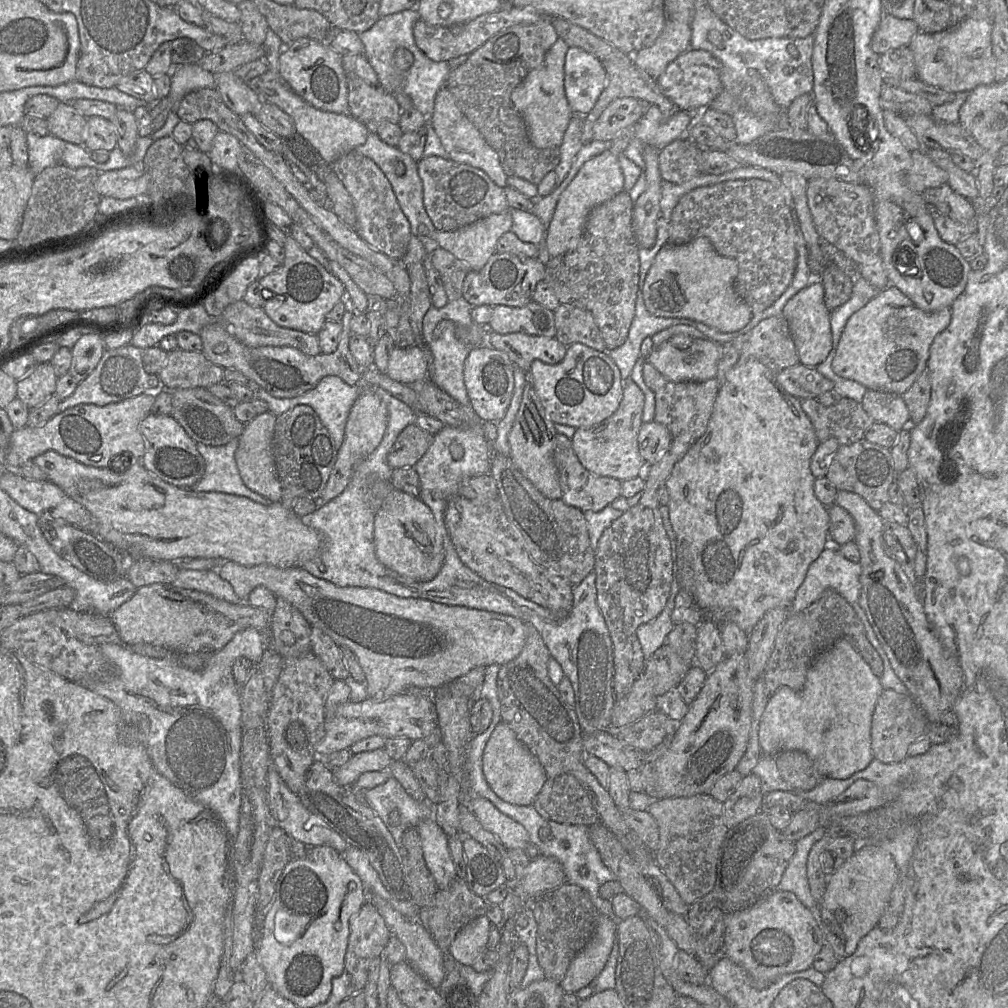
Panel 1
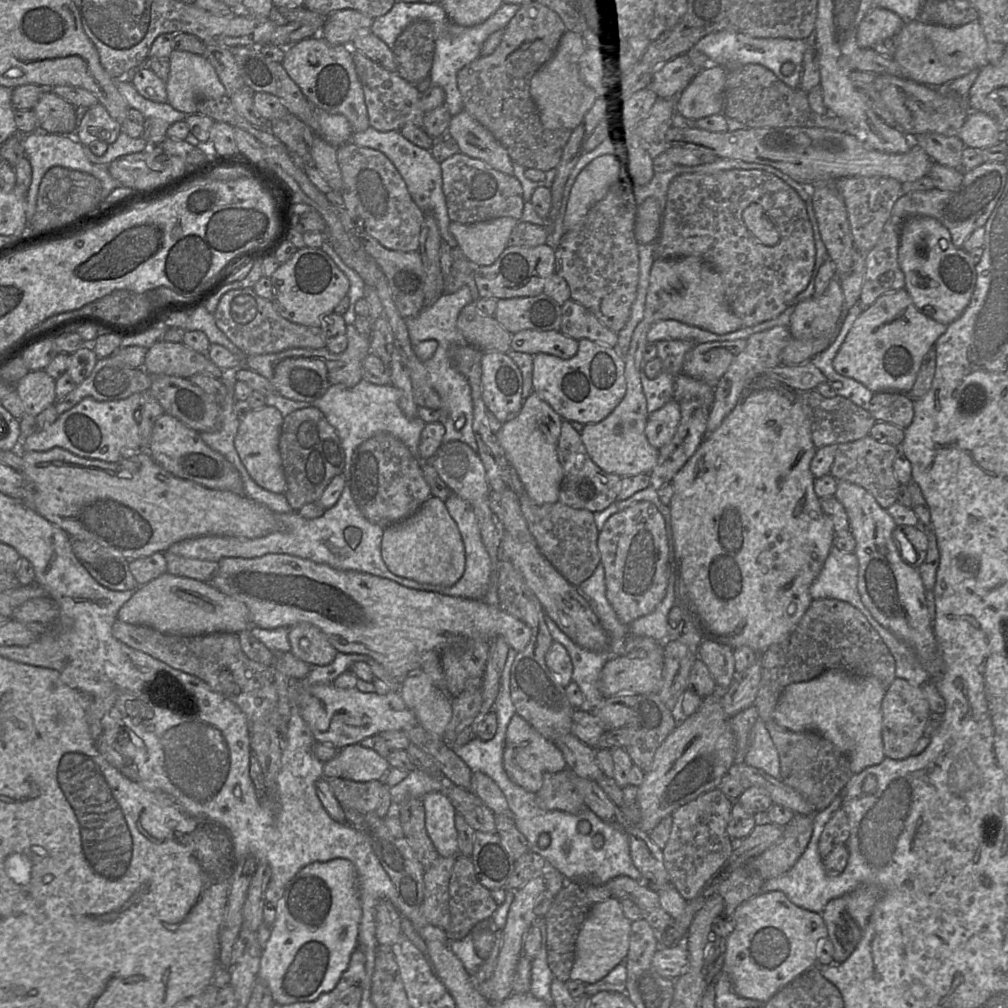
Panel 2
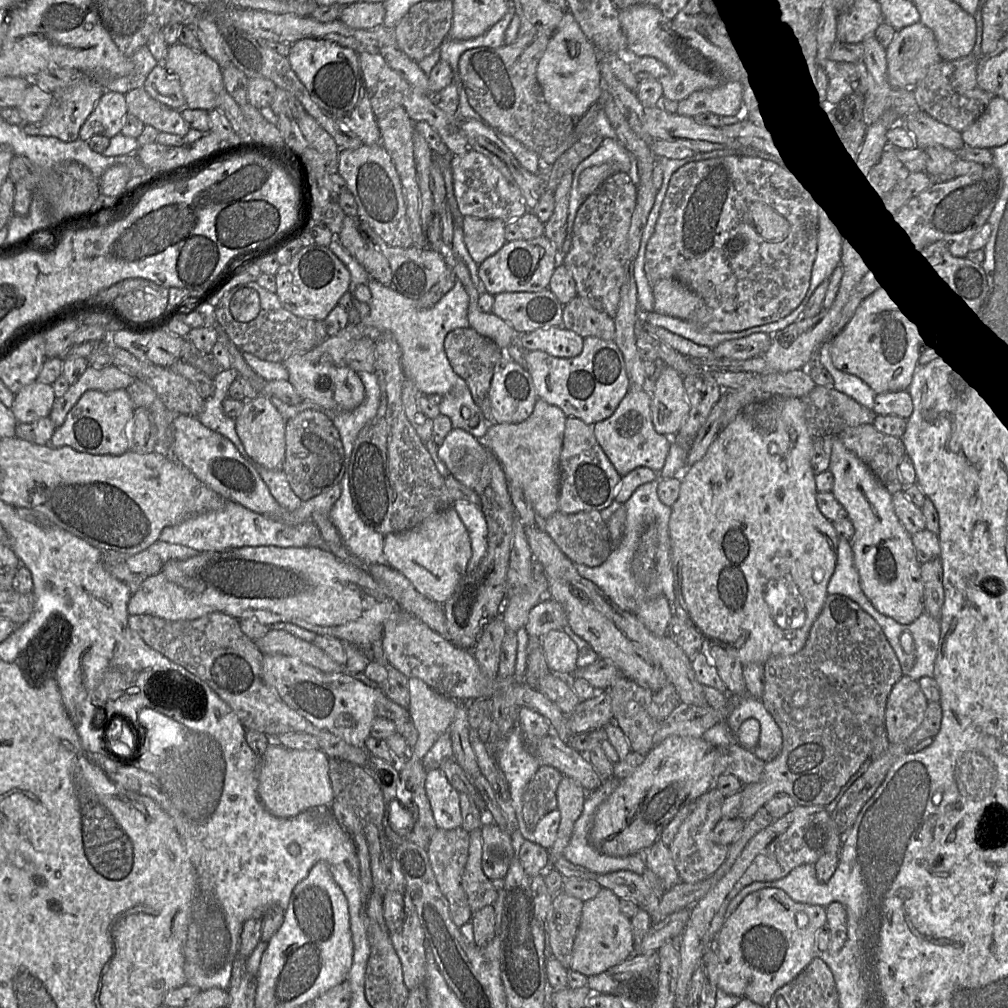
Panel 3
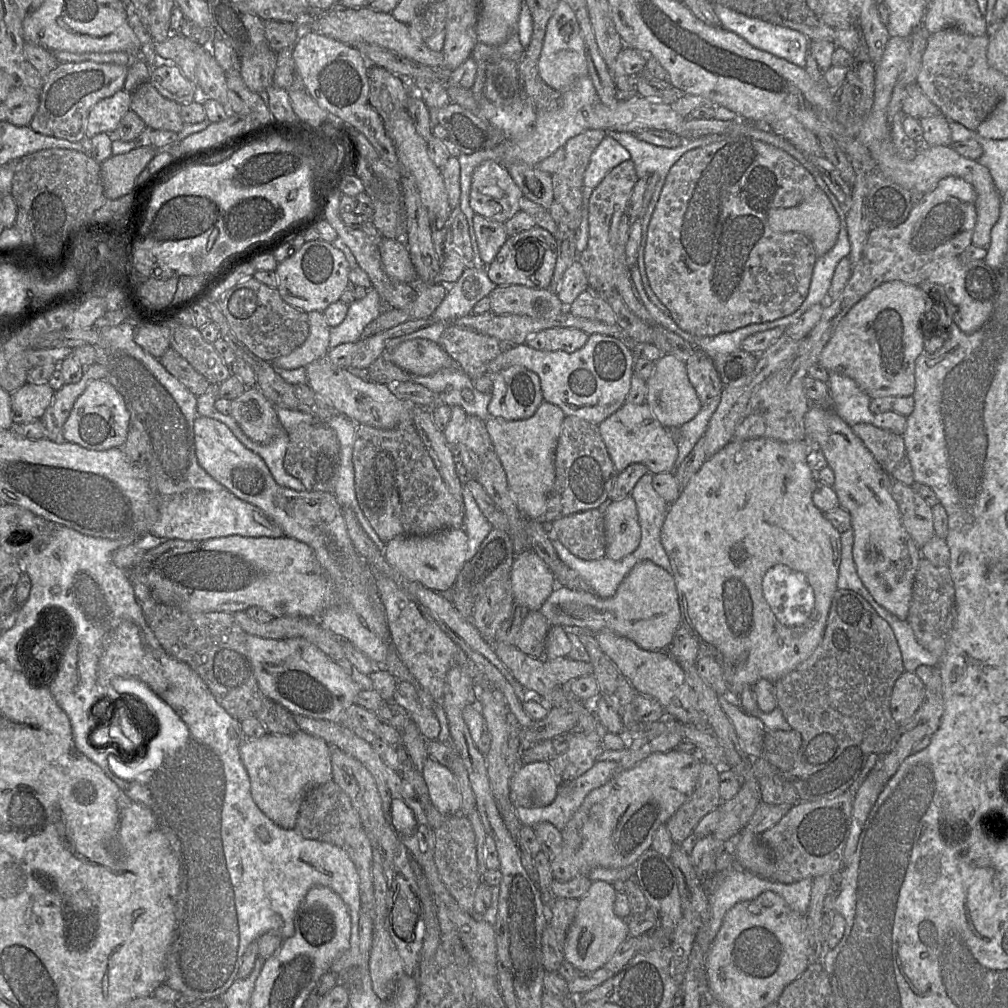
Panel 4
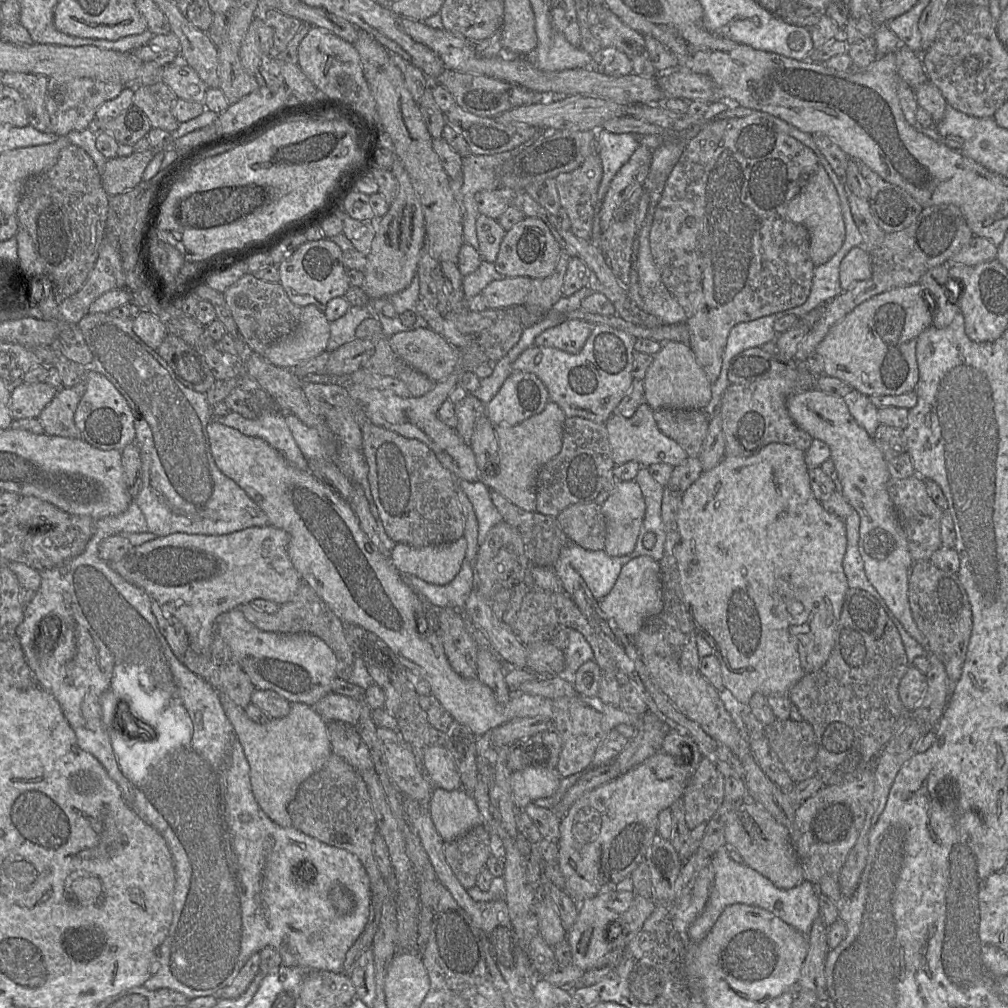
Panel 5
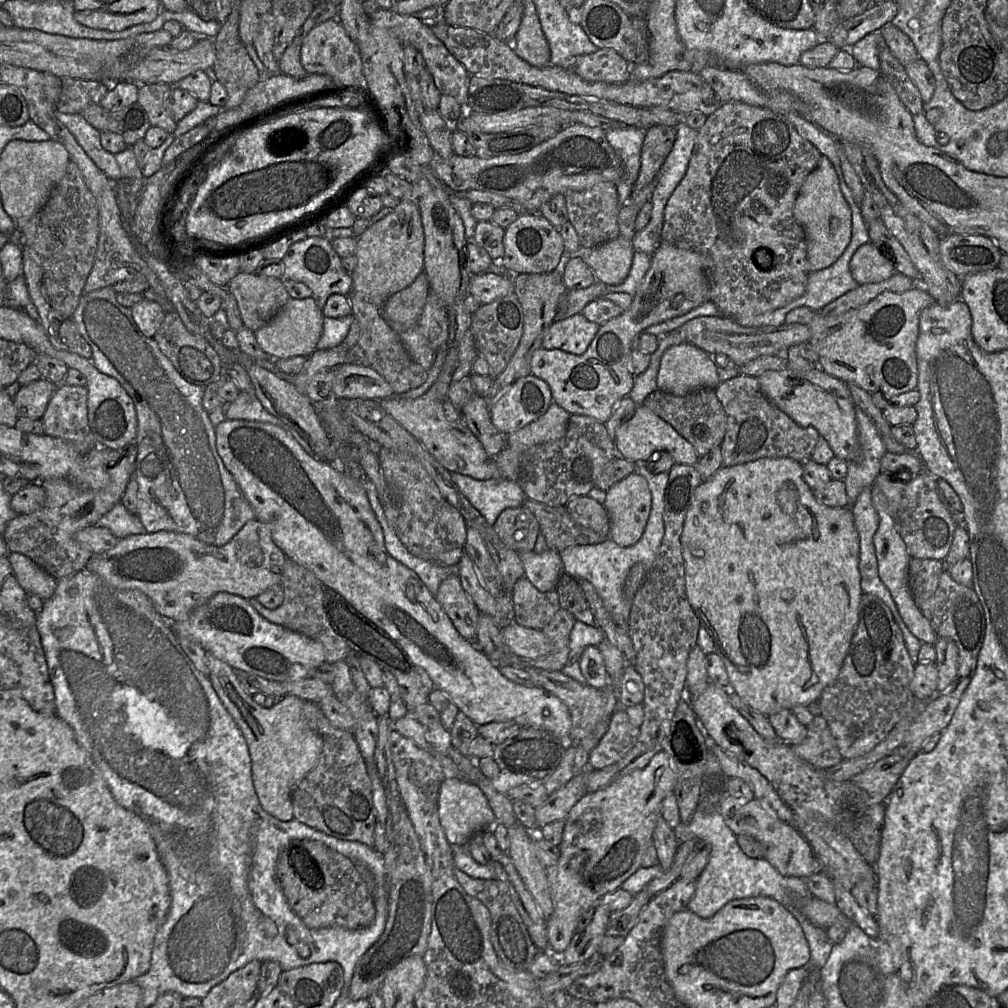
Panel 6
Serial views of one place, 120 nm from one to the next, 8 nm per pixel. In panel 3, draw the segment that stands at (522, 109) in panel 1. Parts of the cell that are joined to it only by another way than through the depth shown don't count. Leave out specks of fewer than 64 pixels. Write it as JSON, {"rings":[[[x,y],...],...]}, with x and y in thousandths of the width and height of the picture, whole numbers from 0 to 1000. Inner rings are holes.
{"rings":[[[564,10],[562,11],[554,29],[546,38],[532,69],[541,99],[549,109],[574,118],[586,104],[595,100],[599,81],[595,74],[593,54],[568,14]]]}

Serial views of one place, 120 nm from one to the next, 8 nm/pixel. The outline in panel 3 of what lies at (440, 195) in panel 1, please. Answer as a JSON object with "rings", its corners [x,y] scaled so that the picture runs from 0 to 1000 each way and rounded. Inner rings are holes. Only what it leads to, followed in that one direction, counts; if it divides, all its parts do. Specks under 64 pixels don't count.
{"rings":[[[466,149],[459,154],[449,156],[446,167],[451,197],[459,214],[497,217],[503,221],[525,209],[514,184],[503,178],[481,154]]]}

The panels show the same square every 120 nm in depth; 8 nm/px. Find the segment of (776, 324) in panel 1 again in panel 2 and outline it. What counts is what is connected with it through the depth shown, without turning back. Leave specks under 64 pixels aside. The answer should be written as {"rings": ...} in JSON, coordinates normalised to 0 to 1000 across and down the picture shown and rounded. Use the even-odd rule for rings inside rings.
{"rings":[[[769,323],[765,326],[748,330],[740,336],[740,344],[730,353],[708,385],[708,399],[702,413],[700,432],[707,429],[715,422],[720,413],[730,403],[741,381],[751,373],[757,372],[762,366],[775,361],[775,349],[781,343],[785,335],[786,333],[781,323]]]}

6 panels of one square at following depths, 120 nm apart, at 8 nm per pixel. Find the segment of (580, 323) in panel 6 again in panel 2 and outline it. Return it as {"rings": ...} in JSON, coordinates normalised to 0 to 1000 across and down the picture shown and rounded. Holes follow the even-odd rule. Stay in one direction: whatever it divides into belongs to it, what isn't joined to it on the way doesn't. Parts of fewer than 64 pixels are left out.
{"rings":[[[517,327],[508,331],[506,346],[528,353],[542,350],[564,356],[573,348],[573,337],[556,327]]]}

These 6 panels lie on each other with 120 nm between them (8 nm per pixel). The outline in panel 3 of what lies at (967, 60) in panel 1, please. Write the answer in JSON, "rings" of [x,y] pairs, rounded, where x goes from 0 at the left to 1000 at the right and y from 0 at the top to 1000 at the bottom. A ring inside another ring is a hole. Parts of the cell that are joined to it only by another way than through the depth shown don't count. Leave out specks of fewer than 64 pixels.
{"rings":[[[914,22],[889,30],[879,48],[882,83],[887,87],[907,87],[934,59],[926,32]]]}

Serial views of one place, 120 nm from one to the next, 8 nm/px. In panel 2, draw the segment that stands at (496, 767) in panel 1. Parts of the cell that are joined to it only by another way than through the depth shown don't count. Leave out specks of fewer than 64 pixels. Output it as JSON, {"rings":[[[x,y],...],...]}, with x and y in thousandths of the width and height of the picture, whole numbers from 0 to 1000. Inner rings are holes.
{"rings":[[[511,707],[501,728],[499,760],[508,776],[524,786],[532,787],[539,778],[540,769],[562,763],[562,756],[559,747],[550,736],[541,732],[519,711]]]}

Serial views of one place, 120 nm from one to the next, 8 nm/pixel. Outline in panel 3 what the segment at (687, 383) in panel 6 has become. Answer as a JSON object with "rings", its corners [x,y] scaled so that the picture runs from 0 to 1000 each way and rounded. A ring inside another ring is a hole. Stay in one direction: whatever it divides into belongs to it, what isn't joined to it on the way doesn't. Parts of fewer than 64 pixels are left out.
{"rings":[[[659,362],[646,392],[646,411],[652,430],[668,434],[685,407],[678,373],[668,364]]]}

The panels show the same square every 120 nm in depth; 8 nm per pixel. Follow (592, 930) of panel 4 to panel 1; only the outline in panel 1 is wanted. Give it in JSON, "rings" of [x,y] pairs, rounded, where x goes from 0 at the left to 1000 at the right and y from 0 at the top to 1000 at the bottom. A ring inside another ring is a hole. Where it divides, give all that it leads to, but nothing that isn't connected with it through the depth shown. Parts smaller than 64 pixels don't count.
{"rings":[[[594,909],[590,925],[581,938],[567,952],[560,972],[556,975],[560,984],[571,985],[583,978],[598,962],[608,939],[612,927],[613,913],[603,909]]]}

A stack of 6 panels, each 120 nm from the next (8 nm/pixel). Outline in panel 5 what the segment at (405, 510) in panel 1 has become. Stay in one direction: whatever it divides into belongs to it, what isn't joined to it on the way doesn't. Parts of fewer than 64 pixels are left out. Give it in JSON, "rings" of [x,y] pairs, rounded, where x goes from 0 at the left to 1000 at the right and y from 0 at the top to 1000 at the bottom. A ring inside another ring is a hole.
{"rings":[[[459,533],[445,539],[410,543],[393,539],[386,554],[397,568],[405,568],[433,579],[445,578],[455,567],[462,553],[462,535]]]}

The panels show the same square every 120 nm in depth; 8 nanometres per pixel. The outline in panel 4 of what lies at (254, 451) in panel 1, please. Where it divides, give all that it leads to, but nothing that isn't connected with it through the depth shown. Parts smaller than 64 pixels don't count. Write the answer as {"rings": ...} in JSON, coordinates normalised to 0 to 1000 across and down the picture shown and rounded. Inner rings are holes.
{"rings":[[[255,384],[230,398],[229,413],[252,438],[267,439],[281,428],[273,403]]]}

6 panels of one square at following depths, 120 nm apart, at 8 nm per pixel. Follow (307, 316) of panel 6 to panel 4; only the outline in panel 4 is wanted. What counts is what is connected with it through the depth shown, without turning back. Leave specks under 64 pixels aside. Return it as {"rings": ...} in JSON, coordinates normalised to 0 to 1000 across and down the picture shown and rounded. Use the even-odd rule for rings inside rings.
{"rings":[[[314,309],[305,311],[307,332],[303,339],[288,351],[270,358],[270,363],[281,366],[295,366],[306,363],[313,357],[322,353],[326,348],[327,324],[321,312]]]}

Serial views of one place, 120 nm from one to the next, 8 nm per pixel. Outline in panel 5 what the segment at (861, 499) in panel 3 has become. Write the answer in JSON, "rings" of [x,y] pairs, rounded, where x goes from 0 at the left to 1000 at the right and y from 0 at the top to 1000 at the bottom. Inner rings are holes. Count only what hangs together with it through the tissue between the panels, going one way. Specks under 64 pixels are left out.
{"rings":[[[807,384],[783,392],[780,404],[792,424],[807,436],[814,437],[822,442],[823,455],[831,470],[831,485],[853,513],[851,544],[858,569],[902,630],[920,645],[920,635],[904,608],[901,583],[907,556],[902,548],[898,527],[881,490],[880,480],[884,472],[876,449],[846,415],[836,394]]]}

